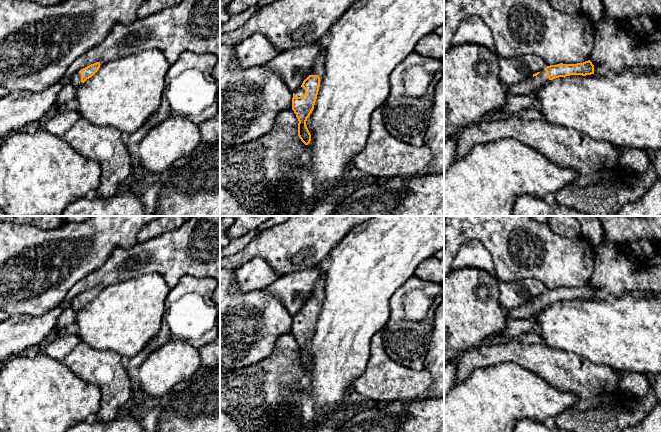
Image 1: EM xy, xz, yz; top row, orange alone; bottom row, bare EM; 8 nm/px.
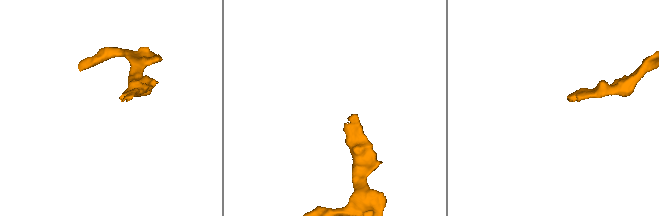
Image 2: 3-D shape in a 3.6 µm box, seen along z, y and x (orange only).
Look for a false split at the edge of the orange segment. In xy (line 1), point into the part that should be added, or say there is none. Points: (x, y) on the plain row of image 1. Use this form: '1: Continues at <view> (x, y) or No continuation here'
1: Continues at xy (76, 303)

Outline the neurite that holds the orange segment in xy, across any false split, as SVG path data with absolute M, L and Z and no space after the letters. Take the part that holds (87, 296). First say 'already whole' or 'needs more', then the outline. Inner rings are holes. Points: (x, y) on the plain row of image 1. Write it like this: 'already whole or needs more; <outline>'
needs more; M96 286L91 288L79 296L75 297L71 303L71 307L75 312L79 311L82 307L84 307L87 303L91 302L100 292L100 286Z

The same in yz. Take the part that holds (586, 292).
needs more; M590 284L577 288L557 288L547 290L541 296L533 298L526 304L506 311L508 319L529 319L534 317L544 307L559 301L570 299L591 299L594 298L594 289Z

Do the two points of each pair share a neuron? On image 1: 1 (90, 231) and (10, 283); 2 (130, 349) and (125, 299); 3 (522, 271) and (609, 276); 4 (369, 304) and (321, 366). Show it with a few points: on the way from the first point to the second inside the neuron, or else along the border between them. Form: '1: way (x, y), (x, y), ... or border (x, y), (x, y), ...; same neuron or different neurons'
1: way (70, 251), (54, 261), (30, 270); same neuron
2: way (127, 337), (125, 311); same neuron
3: border (593, 251), (593, 275), (589, 283); different neurons
4: way (354, 319), (344, 329), (340, 347), (336, 351); same neuron

